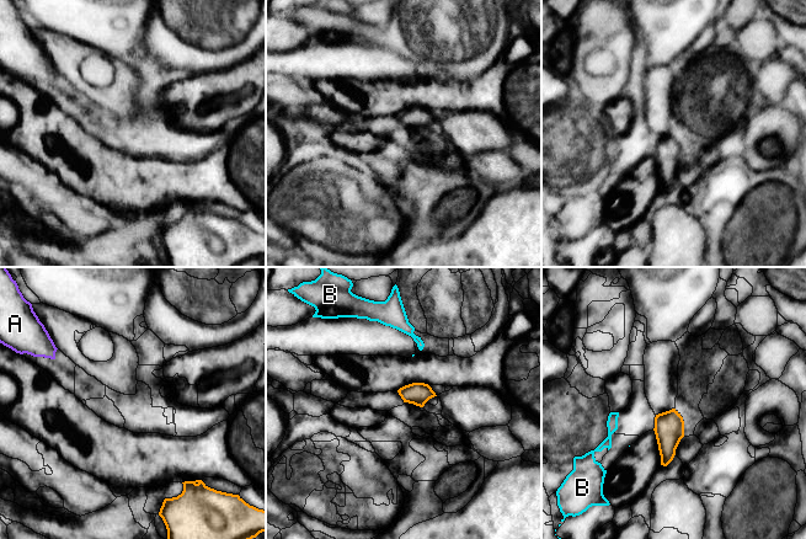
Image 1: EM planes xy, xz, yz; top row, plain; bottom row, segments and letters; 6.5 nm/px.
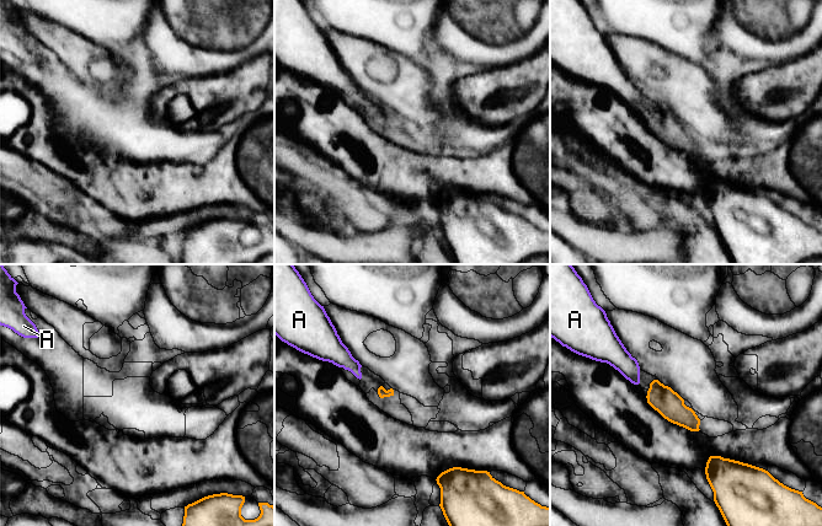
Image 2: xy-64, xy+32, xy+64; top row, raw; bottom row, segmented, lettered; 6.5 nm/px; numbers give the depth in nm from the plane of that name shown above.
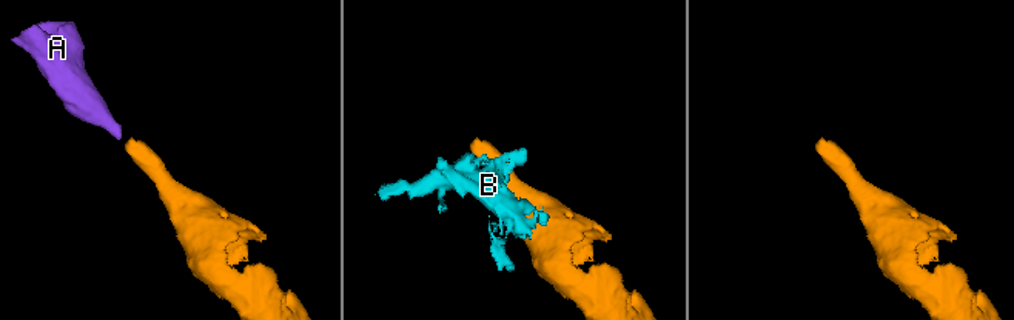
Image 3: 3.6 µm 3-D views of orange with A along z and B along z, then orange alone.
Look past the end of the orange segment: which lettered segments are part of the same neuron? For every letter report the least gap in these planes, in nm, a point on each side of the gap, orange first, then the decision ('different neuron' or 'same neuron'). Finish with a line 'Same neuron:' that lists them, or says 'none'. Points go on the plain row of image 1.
A: 1150 nm | xy (182, 207), (54, 83) | same neuron
B: 180 nm | xz (412, 107), (412, 80) | different neuron
Same neuron: A

